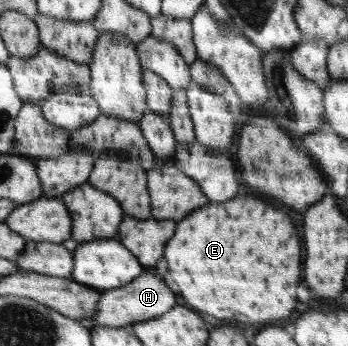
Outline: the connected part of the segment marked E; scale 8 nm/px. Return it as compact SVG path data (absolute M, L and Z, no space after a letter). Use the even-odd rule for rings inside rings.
M238 195L238 199L230 199L230 203L222 203L214 207L214 203L210 203L210 207L202 207L202 211L198 211L198 215L194 213L188 215L188 217L180 220L176 223L174 235L166 242L165 256L168 261L168 273L167 281L170 286L174 288L174 291L178 295L182 295L184 303L188 303L190 307L194 307L196 311L200 311L200 314L206 313L206 315L212 315L216 319L224 319L224 323L250 323L250 325L258 325L258 323L274 323L274 321L282 321L286 319L294 307L296 307L296 287L298 287L298 281L300 281L300 261L302 261L302 249L300 249L300 239L294 231L294 223L292 219L288 217L286 211L262 201L262 199L256 199L252 195Z

